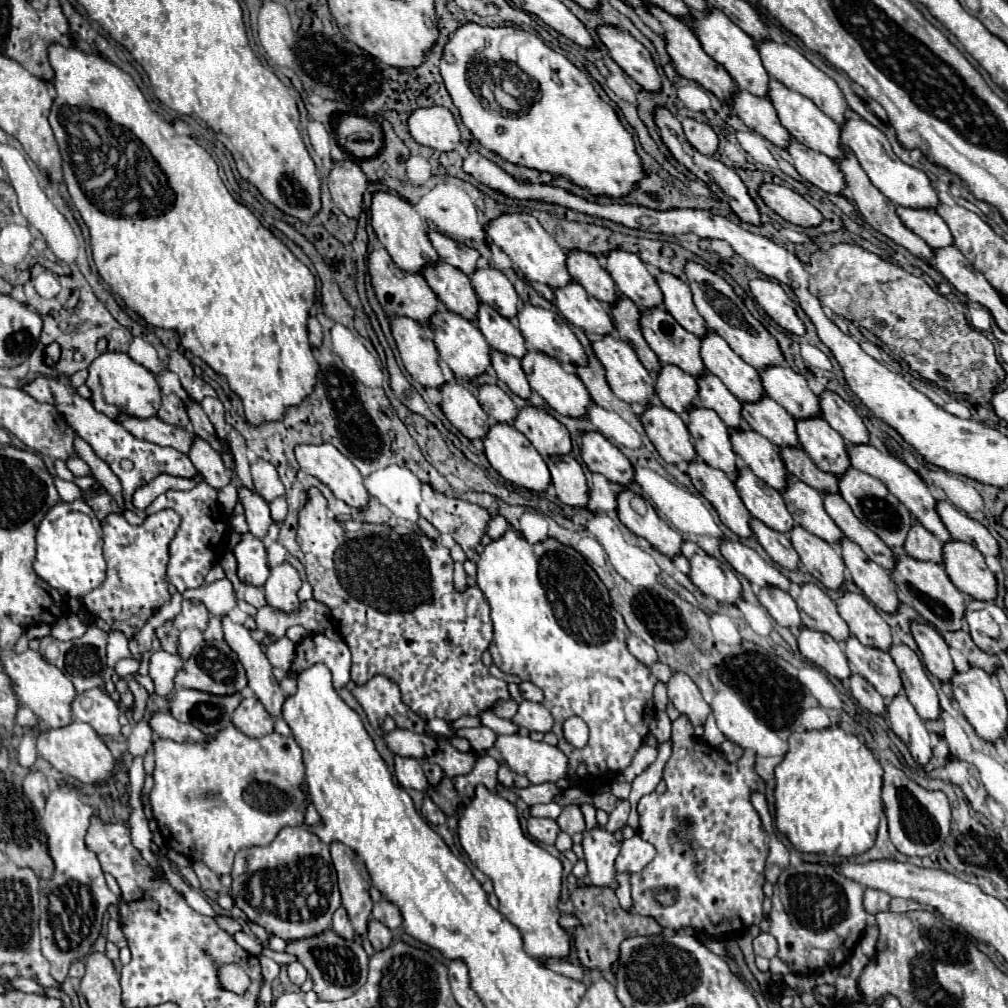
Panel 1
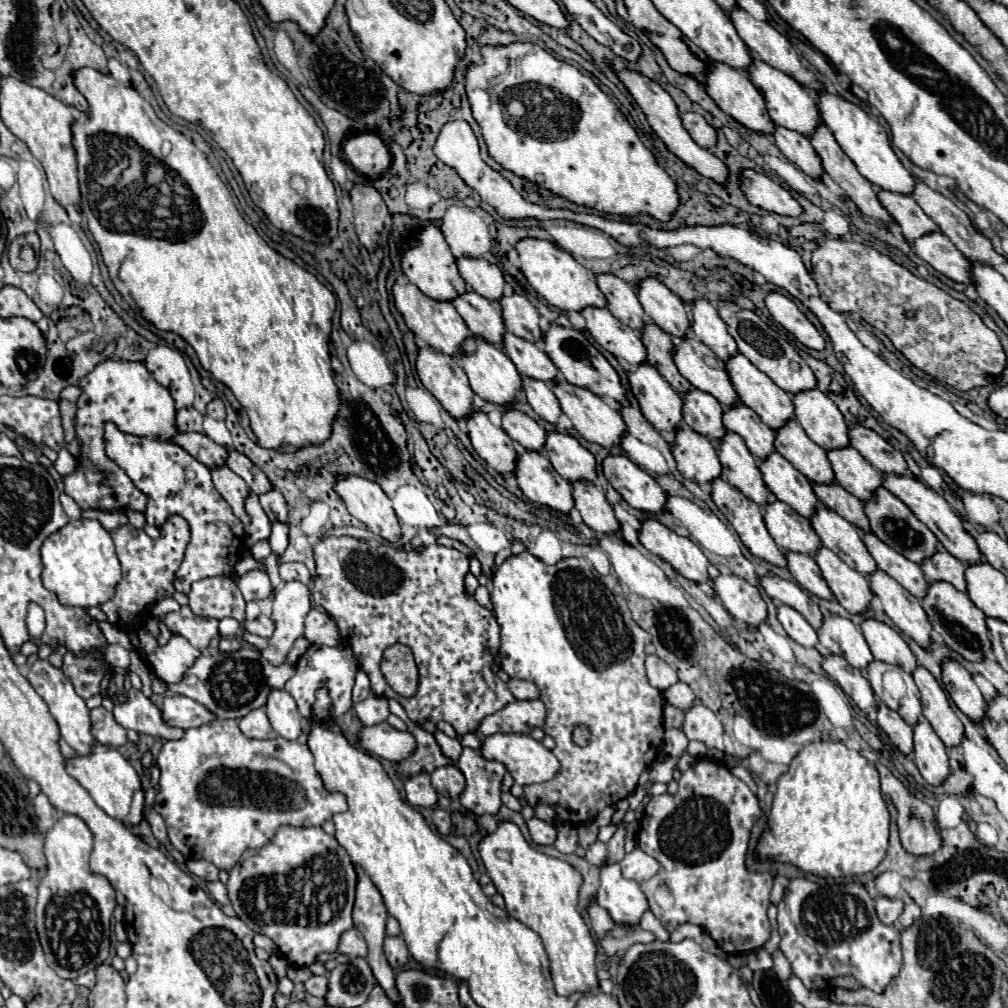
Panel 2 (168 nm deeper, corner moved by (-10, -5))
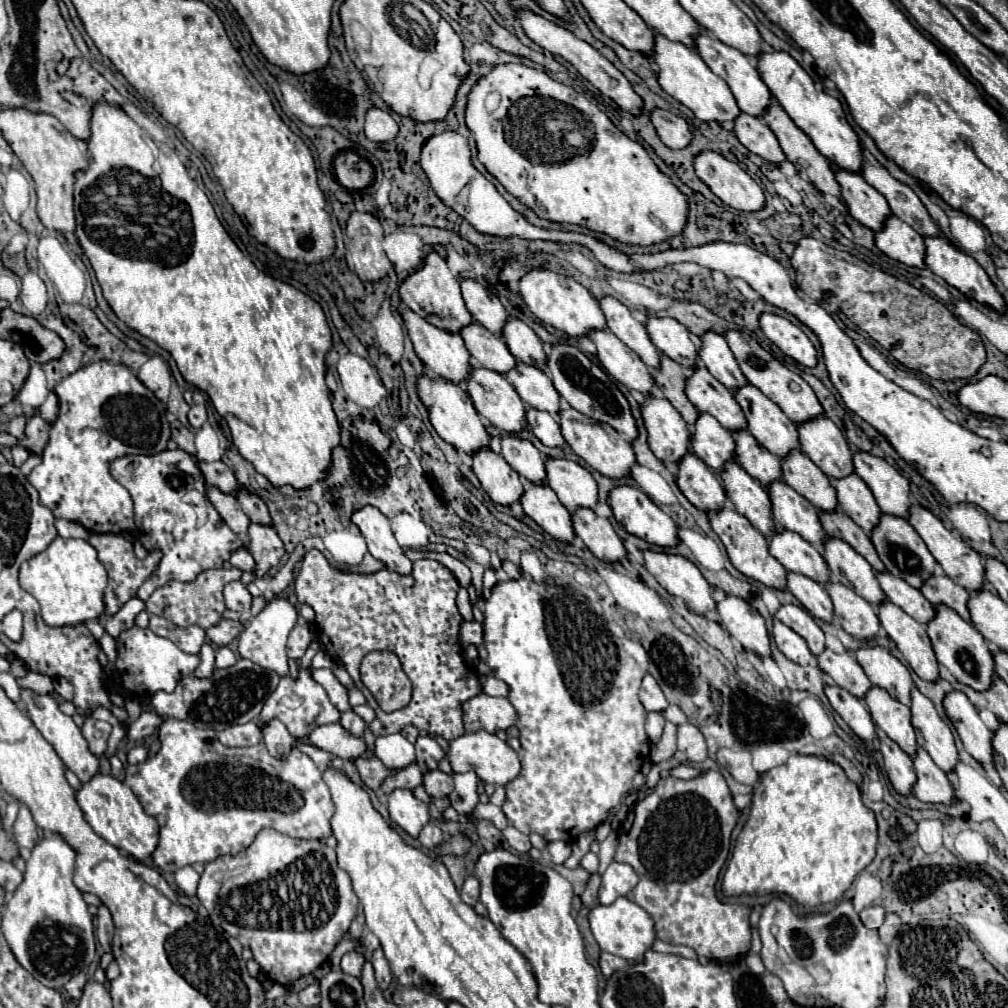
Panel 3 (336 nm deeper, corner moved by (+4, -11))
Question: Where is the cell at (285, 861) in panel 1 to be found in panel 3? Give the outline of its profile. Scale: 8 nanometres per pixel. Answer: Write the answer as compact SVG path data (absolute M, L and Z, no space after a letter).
M262 829L256 839L252 841L252 845L244 851L240 851L238 855L224 855L218 857L210 863L206 863L206 869L202 873L200 885L198 885L198 899L200 903L206 907L206 911L210 913L210 919L220 925L226 933L230 933L232 937L236 937L244 947L250 947L254 953L254 959L258 961L258 965L262 967L262 971L276 983L280 985L292 985L296 979L300 979L302 975L310 975L314 969L318 969L320 965L324 965L328 961L328 955L334 951L334 947L340 943L340 939L348 933L348 927L352 923L352 919L358 913L358 897L352 891L352 883L350 883L350 875L338 867L336 863L336 853L332 847L324 845L318 839L294 839L290 835L278 833L276 829Z

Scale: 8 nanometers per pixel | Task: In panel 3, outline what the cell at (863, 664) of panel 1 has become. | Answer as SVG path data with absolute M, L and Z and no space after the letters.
M870 687L864 695L864 703L868 705L874 723L896 741L908 755L916 753L916 735L910 723L910 707L902 705L882 687Z

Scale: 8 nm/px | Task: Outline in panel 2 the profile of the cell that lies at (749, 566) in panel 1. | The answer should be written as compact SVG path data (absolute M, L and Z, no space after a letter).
M772 575L772 577L760 577L760 583L762 583L764 591L772 599L776 599L776 601L792 607L792 609L796 609L816 631L822 627L820 607L796 583L790 583L786 579L776 577L776 575Z

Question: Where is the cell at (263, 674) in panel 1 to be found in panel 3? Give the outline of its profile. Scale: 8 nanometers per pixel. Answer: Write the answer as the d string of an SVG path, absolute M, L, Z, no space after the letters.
M274 719L274 721L268 721L266 725L262 725L262 735L264 735L264 745L268 747L272 757L282 759L290 753L294 737L288 733L288 729L286 729L286 725L282 725L282 721Z

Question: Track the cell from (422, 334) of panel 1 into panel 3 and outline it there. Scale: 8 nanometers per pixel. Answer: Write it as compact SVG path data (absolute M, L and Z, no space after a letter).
M420 375L416 379L416 391L418 391L418 397L422 399L422 403L426 405L428 413L430 413L430 423L432 427L436 429L436 433L448 441L450 445L458 447L458 449L464 449L466 453L474 453L476 449L480 449L482 445L488 445L488 433L484 429L484 425L480 423L478 419L478 413L468 397L466 391L462 391L460 385L452 383L452 381L446 381L444 377L438 377L438 379L432 379L428 375Z

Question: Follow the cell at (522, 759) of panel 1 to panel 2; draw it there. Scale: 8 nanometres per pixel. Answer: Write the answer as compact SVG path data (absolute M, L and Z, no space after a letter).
M494 733L490 737L484 737L480 753L484 759L504 763L504 767L508 769L508 773L518 785L544 783L552 779L552 775L556 775L556 771L560 769L560 763L556 763L556 757L552 755L552 751L540 745L540 741L534 741L530 735L522 735L522 733Z

